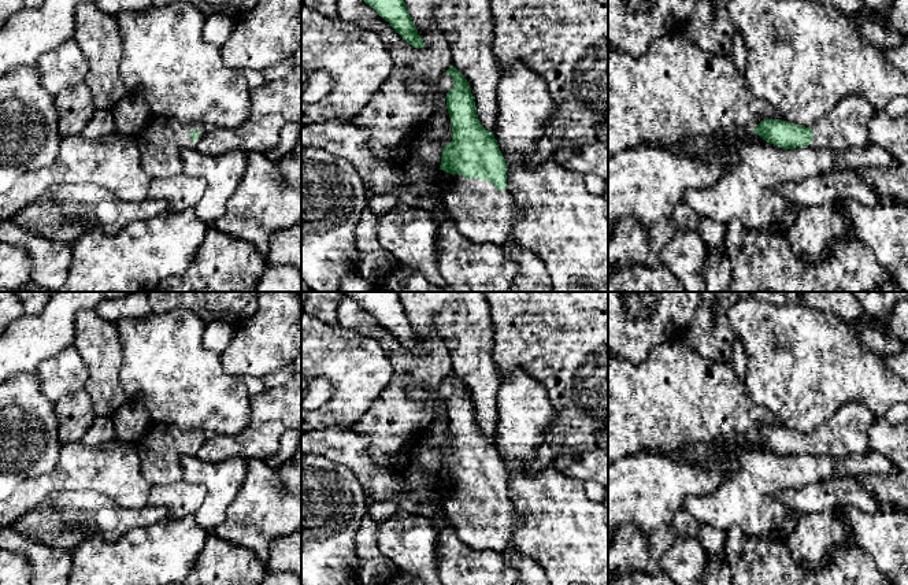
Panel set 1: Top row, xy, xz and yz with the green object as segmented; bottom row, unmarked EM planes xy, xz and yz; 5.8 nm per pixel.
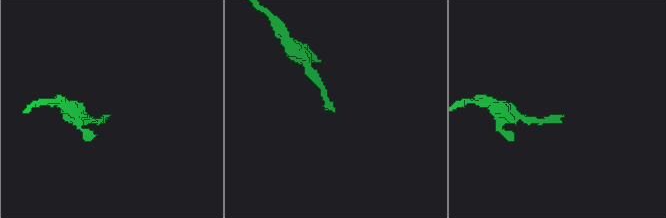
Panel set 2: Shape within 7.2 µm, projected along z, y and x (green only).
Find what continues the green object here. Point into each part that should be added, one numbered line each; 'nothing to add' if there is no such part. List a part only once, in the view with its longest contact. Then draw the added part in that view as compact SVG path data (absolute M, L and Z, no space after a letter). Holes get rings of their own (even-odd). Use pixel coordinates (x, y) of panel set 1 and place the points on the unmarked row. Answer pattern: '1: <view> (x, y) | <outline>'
1: xz (484, 521) | M440 477L442 507L463 543L474 549L503 552L522 525L508 495L499 497L479 485Z

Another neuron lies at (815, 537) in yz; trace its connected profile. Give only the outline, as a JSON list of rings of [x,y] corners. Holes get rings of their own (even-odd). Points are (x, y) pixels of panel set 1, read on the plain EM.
[[[804,514],[785,541],[793,560],[809,571],[824,567],[837,547],[855,544],[833,514]]]

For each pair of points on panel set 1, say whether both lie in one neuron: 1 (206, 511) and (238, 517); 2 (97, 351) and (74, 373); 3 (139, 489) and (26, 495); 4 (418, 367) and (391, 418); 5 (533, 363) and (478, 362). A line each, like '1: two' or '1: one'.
1: two
2: two
3: one
4: one
5: two

